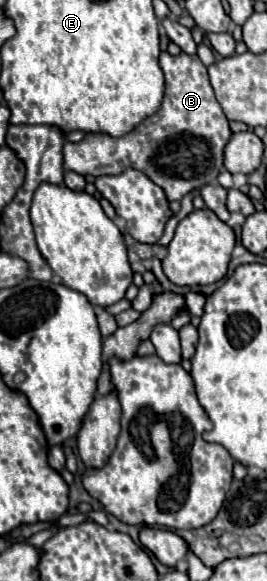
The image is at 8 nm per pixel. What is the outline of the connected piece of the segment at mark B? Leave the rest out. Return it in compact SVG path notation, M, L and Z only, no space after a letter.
M161 52L159 66L165 74L165 92L163 92L161 108L153 116L145 118L141 126L129 132L127 136L111 138L111 136L85 134L85 138L79 144L67 142L63 146L63 170L71 170L81 176L93 174L97 178L105 174L119 174L131 166L135 170L141 170L157 186L161 186L169 202L181 200L187 192L201 188L203 184L213 184L217 180L217 174L221 172L221 166L223 166L223 148L231 138L231 130L229 130L227 116L223 114L223 110L219 108L219 102L215 100L213 88L209 84L207 68L197 56L187 56L183 52L179 56L169 56L167 52Z

